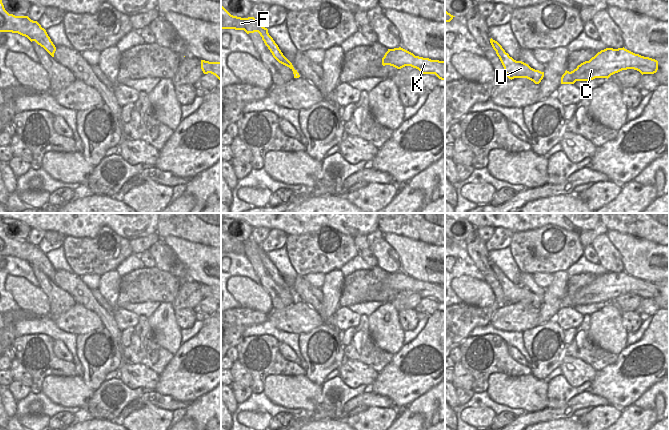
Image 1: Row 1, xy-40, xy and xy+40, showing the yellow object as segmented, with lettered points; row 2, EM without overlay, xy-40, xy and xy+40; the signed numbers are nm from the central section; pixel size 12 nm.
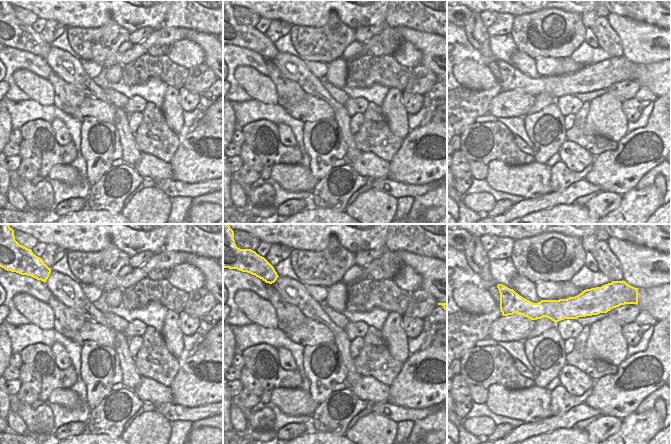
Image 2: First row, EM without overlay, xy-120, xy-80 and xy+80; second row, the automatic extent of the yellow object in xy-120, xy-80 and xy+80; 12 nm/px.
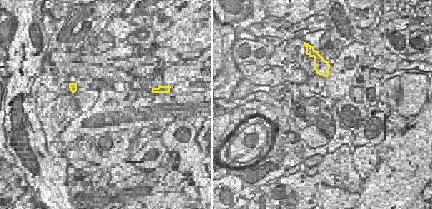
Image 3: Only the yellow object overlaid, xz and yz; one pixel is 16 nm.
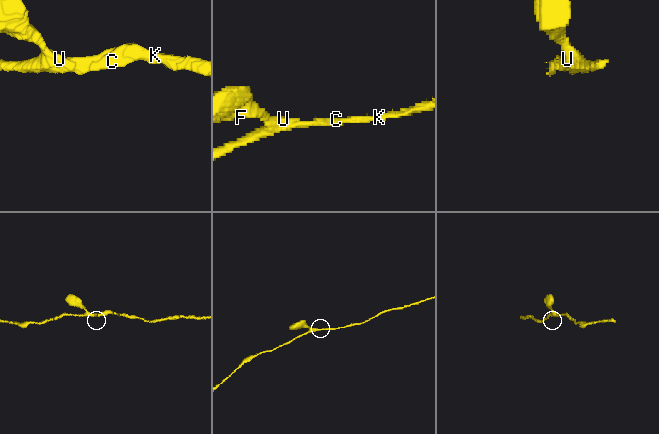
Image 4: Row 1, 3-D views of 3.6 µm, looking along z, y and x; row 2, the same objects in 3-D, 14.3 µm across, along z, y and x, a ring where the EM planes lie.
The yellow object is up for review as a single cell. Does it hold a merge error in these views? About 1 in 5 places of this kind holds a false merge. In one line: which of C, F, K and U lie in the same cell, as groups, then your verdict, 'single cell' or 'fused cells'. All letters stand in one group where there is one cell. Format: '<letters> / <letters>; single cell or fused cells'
C F K U; single cell

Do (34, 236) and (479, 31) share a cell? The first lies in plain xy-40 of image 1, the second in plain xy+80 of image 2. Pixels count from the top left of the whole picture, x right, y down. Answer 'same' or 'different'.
different

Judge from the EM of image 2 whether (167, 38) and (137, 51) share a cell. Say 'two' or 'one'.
one

